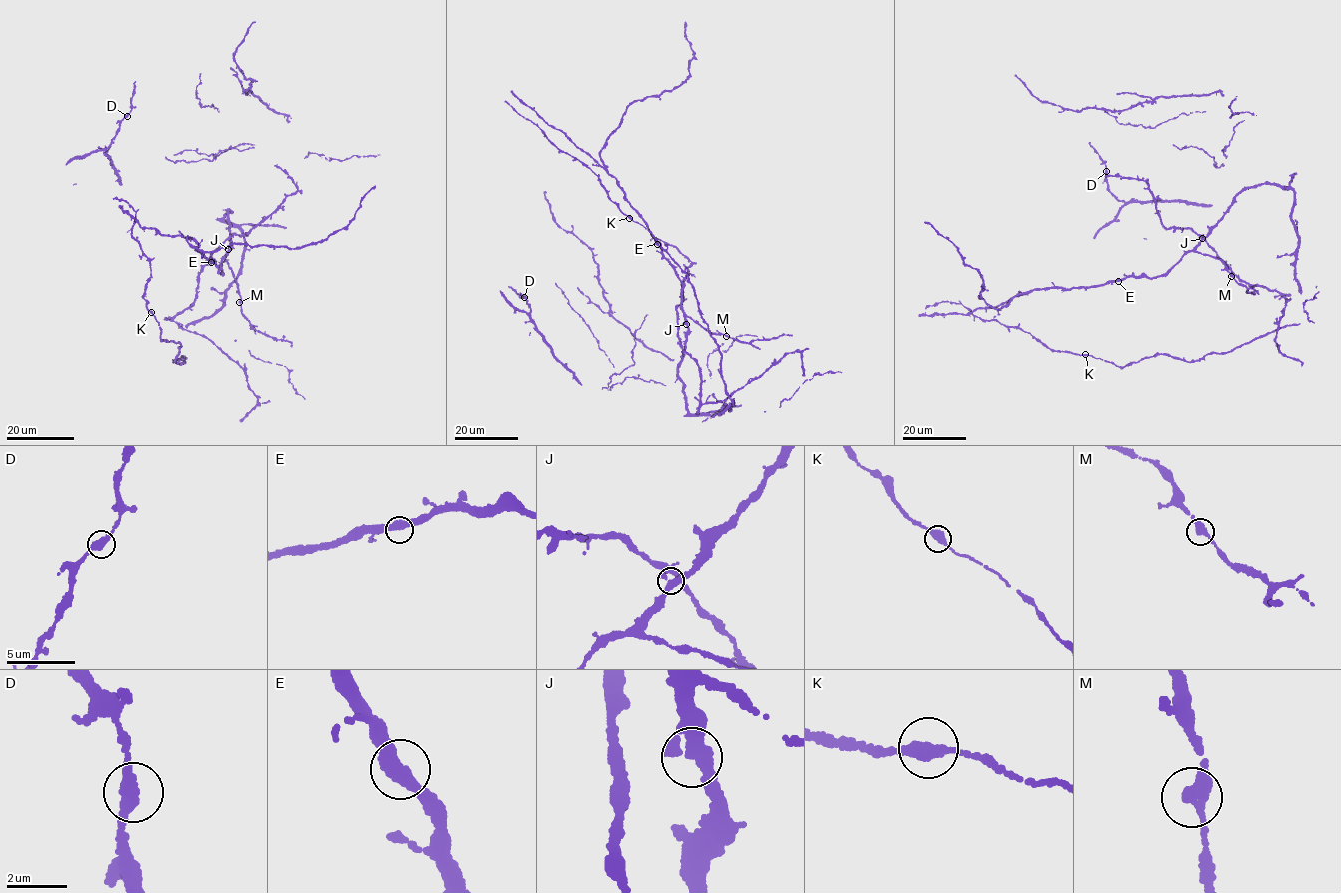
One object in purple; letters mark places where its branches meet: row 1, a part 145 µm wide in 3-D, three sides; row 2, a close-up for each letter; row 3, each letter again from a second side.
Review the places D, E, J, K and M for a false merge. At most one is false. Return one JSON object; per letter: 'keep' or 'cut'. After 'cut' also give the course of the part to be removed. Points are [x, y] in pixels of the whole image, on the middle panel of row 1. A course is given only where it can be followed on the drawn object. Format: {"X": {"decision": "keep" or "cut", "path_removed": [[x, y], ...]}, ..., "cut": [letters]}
{"D": {"decision": "keep"}, "E": {"decision": "keep"}, "J": {"decision": "keep"}, "K": {"decision": "keep"}, "M": {"decision": "keep"}, "cut": []}

